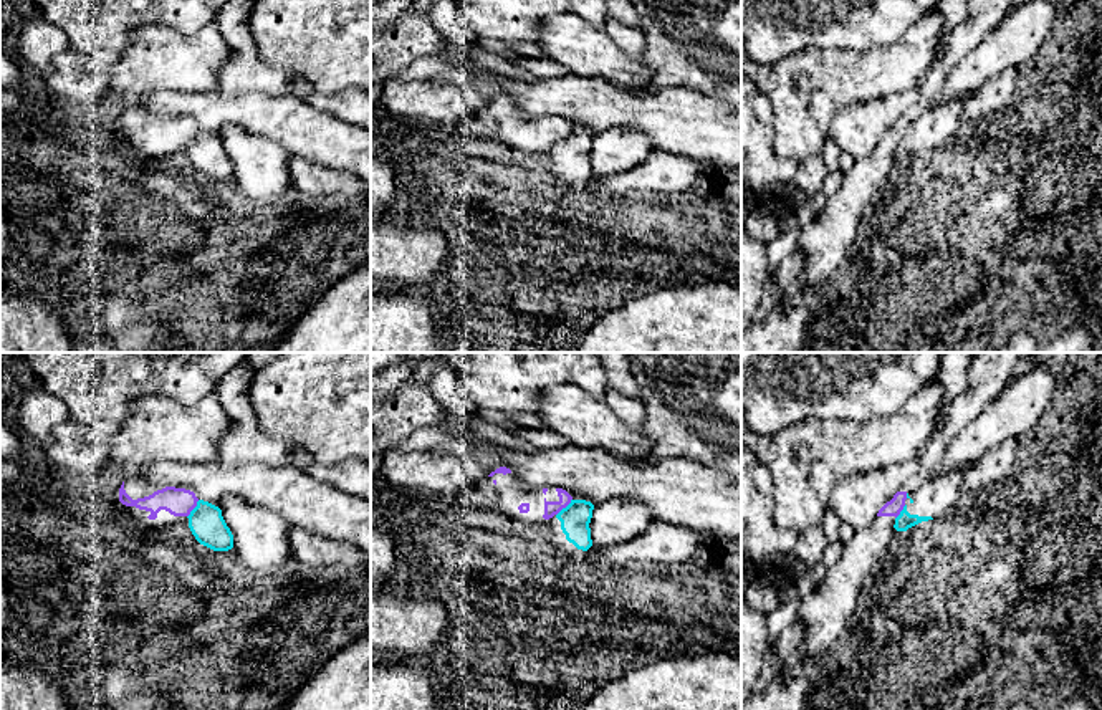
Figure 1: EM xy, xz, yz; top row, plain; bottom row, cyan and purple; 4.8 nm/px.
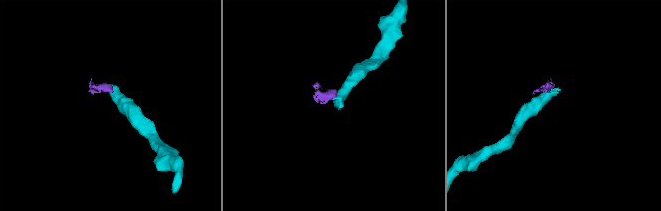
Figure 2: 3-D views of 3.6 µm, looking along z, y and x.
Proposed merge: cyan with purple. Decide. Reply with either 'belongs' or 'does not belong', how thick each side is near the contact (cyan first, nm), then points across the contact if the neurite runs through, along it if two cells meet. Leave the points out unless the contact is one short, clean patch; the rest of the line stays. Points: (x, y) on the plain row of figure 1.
does not belong; calibres 150 and 70 nm; border xz (571, 128), (556, 144)

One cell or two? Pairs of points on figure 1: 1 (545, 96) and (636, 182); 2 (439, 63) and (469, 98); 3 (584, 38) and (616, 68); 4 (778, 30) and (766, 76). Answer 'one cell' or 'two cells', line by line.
1: two cells
2: two cells
3: one cell
4: two cells

